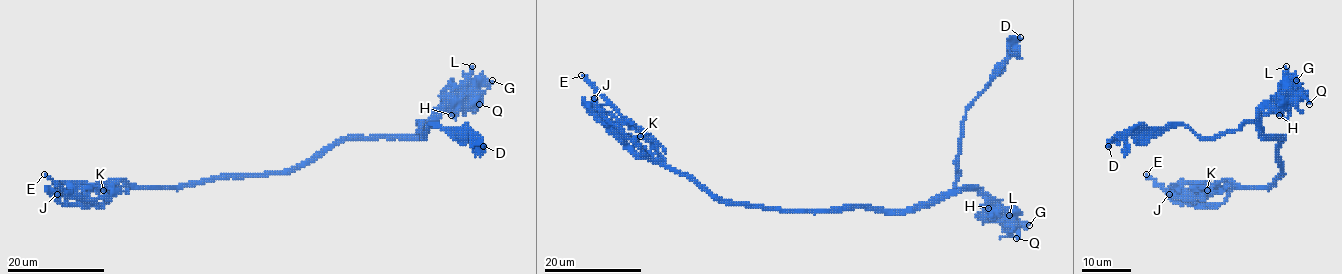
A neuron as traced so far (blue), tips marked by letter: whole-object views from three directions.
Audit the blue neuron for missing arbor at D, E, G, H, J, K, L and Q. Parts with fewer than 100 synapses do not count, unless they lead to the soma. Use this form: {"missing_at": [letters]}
{"missing_at": ["D"]}

